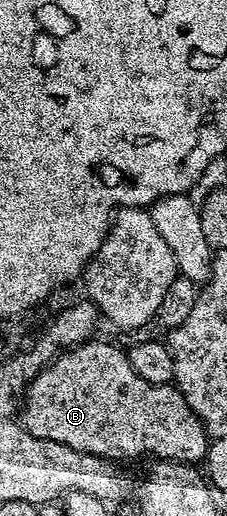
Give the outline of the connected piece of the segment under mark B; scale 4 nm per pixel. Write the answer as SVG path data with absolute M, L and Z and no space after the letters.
M98 340L84 341L59 353L30 380L20 405L22 426L36 435L36 439L64 443L76 451L97 457L119 459L151 453L151 458L164 461L201 462L207 452L208 434L200 418L188 407L182 392L173 384L157 385L148 383L148 379L140 379L140 375L132 371L130 358L123 350L121 353L116 346Z

